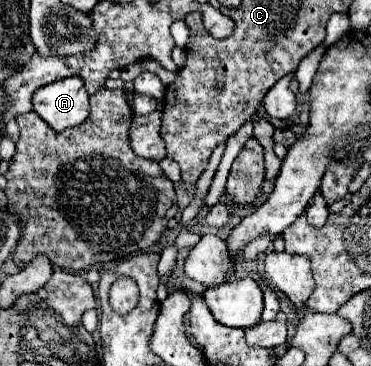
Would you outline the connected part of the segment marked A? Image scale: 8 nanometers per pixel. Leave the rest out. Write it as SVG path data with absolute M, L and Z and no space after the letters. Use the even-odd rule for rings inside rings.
M68 77L40 87L32 95L32 109L58 133L80 125L90 113L82 79Z

